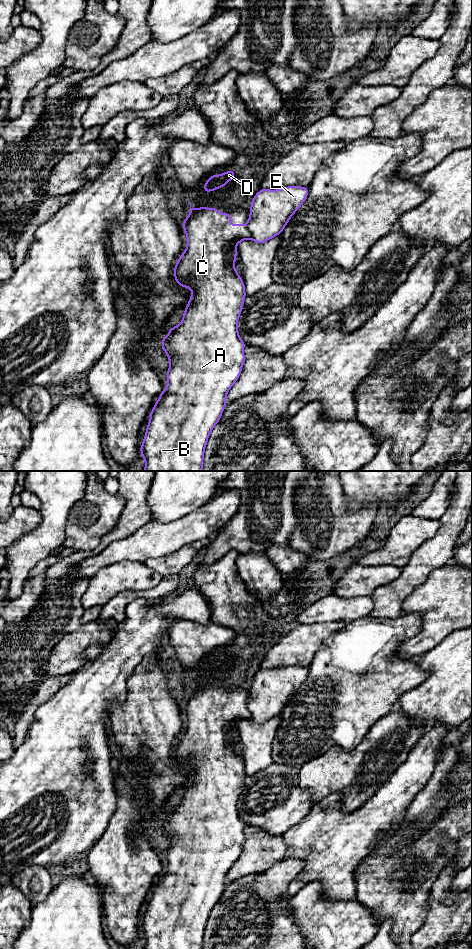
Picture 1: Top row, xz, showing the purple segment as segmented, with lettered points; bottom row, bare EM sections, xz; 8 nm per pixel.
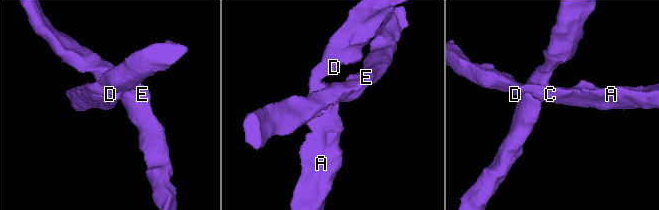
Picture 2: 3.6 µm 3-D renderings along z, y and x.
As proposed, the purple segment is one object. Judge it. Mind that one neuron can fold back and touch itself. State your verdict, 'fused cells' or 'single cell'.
fused cells

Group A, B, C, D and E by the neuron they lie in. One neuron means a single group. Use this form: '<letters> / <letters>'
A B C D / E

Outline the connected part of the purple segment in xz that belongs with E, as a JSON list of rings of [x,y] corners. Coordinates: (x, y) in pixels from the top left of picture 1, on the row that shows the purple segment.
[[[289,186],[278,190],[261,189],[253,197],[250,206],[250,217],[247,228],[251,233],[250,239],[257,243],[265,243],[279,235],[293,214],[300,208],[308,195],[308,187]]]

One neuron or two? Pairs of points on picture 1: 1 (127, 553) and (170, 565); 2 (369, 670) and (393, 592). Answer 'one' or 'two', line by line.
1: two
2: two

